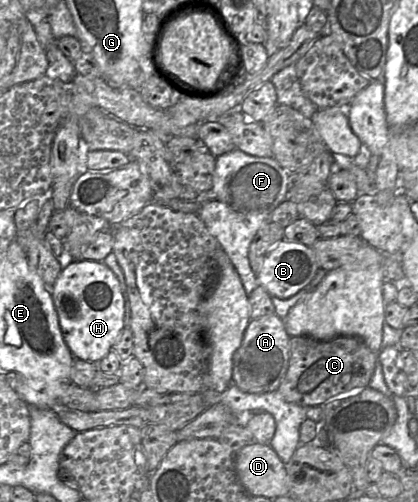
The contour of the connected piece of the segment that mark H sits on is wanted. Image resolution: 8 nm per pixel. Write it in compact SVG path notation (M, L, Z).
M80 260L62 268L50 288L63 339L75 359L98 364L124 328L124 299L116 275L104 263Z

